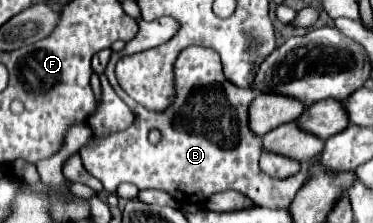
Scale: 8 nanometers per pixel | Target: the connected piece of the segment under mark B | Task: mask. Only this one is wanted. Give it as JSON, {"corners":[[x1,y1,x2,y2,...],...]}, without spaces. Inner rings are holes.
{"corners":[[160,17,156,21,140,21,138,35,126,43,120,53,112,53,106,67,106,77,118,97,132,109,134,123,118,133,92,135,80,149,82,163,90,175,102,181,108,193,114,193,120,183,134,183,138,189,162,189,168,191,180,205,204,205,204,201,218,191,238,191,252,203,266,207,290,205,296,191,306,181,306,171,300,171,286,179,274,179,262,175,258,157,262,151,262,137,248,125,248,109,254,101,250,89,240,89,222,73,220,57,208,47,188,47,174,63,176,93,170,107,164,111,150,111,130,99,122,87,114,81,114,67,120,57,159,46,178,31,178,21,172,17],[152,129,160,131,160,141,154,145,148,141]]}

